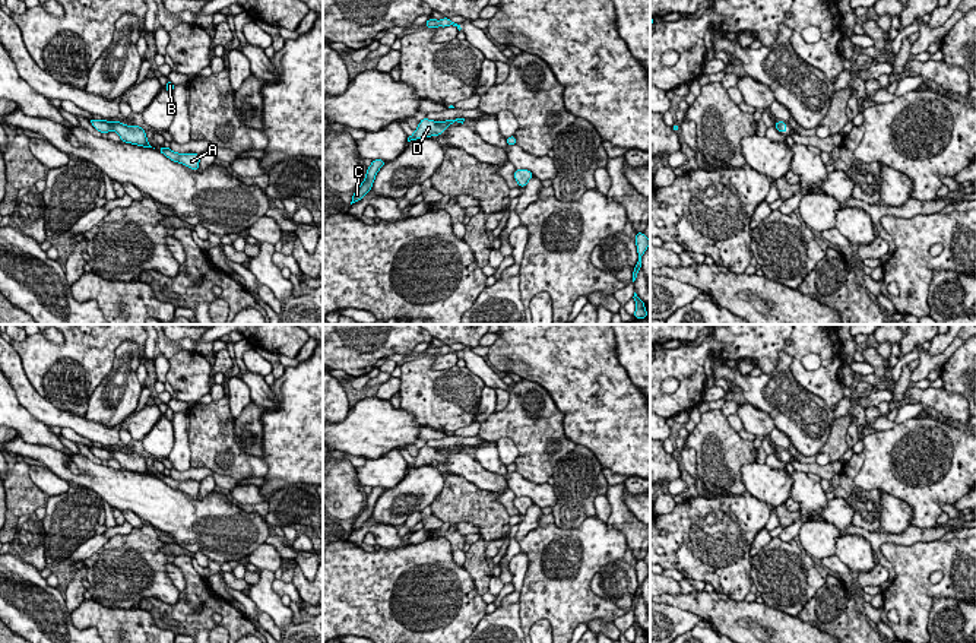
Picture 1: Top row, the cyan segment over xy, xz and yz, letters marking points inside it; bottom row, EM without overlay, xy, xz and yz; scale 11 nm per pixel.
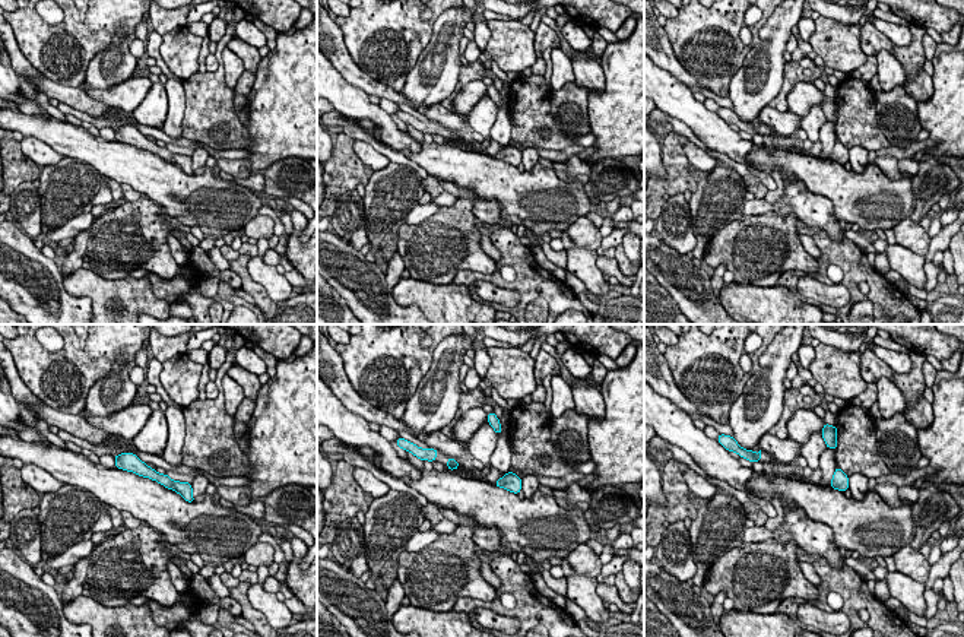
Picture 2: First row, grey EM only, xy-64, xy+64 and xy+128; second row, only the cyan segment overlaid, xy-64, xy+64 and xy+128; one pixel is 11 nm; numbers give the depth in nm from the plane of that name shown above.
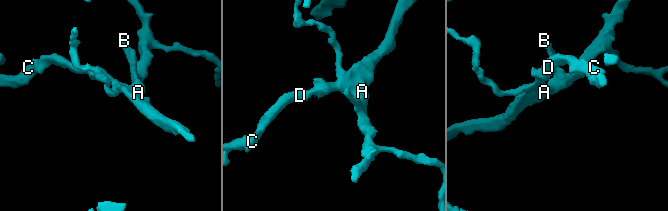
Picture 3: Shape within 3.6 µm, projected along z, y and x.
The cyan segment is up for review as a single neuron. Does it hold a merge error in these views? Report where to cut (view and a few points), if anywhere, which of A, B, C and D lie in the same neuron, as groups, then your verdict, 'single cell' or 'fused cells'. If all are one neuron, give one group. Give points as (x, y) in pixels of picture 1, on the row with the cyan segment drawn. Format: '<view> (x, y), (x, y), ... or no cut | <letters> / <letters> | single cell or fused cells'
no cut | A B C D | single cell

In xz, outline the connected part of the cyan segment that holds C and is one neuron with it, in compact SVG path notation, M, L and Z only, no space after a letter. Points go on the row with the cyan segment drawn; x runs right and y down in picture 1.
M374 159L371 162L371 165L368 167L367 170L367 175L365 175L365 180L362 181L362 184L359 186L358 190L355 190L354 196L352 196L352 203L358 202L362 199L364 194L367 194L371 187L373 187L373 183L374 183L374 178L378 172L378 170L386 164L386 161L381 161L381 159Z

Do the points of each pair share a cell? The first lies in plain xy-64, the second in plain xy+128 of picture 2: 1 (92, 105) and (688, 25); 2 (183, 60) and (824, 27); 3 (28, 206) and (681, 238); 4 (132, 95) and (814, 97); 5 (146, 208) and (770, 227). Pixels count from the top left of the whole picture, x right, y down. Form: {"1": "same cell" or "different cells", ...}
{"1": "different cells", "2": "same cell", "3": "same cell", "4": "same cell", "5": "same cell"}

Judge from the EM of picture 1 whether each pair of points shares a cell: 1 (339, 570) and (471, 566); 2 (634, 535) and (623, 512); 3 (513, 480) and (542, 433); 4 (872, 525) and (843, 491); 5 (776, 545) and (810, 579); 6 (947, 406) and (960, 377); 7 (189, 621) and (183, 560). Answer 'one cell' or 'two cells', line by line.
1: two cells
2: one cell
3: two cells
4: one cell
5: one cell
6: two cells
7: one cell

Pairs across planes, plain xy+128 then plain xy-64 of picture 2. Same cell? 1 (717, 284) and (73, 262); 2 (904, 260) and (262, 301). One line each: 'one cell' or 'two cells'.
1: one cell
2: two cells

